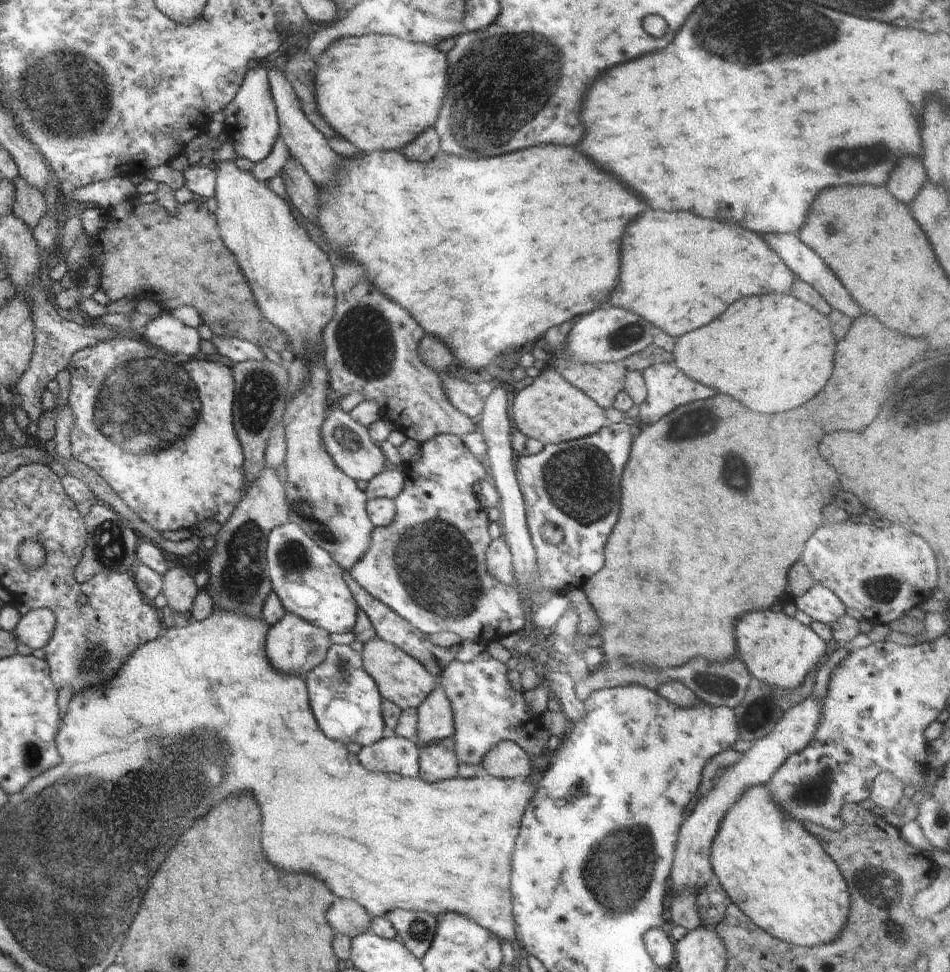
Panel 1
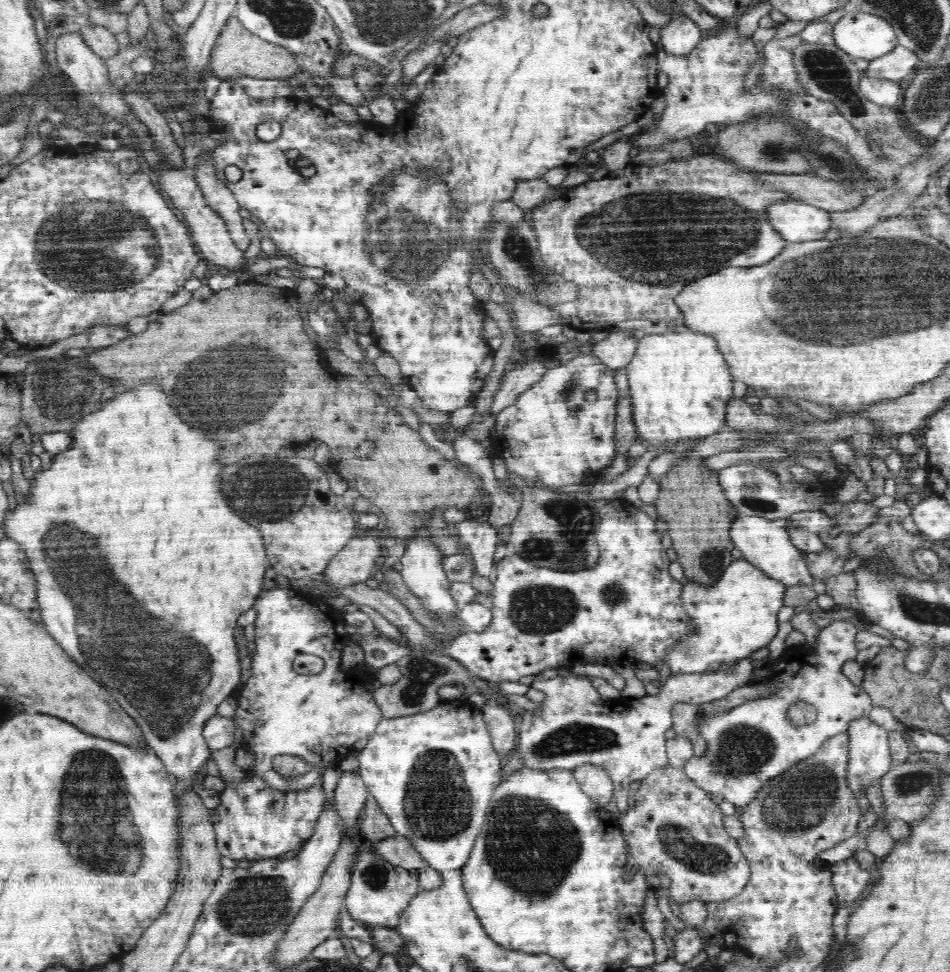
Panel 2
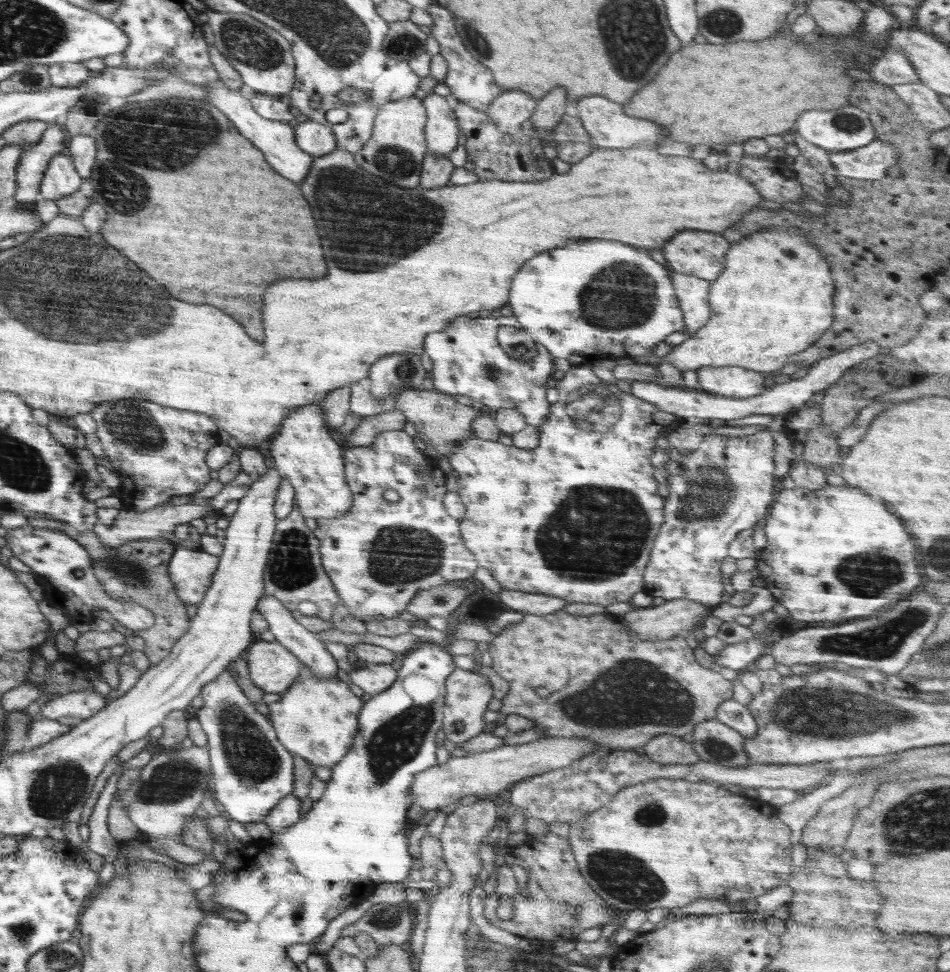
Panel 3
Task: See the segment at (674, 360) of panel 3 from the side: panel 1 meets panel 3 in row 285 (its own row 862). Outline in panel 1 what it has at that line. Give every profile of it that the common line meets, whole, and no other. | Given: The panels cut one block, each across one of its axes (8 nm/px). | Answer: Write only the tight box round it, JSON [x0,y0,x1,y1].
[710,782,851,948]

